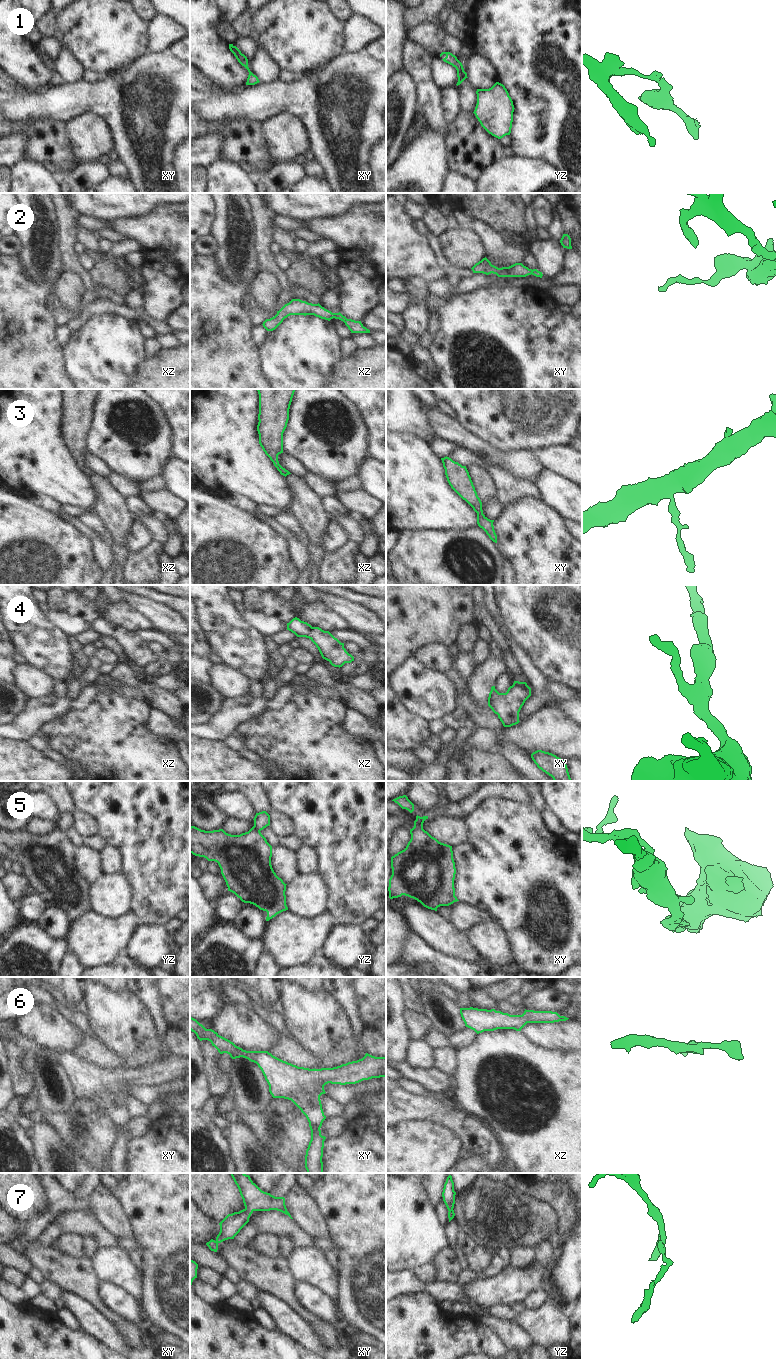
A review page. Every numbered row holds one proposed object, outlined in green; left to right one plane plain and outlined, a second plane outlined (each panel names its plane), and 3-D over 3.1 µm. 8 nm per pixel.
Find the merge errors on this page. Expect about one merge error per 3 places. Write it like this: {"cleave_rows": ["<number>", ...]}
{"cleave_rows": ["5"]}

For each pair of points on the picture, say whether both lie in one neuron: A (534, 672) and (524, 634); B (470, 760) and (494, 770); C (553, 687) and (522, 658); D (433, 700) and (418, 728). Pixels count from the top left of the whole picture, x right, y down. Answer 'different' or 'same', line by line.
A: different
B: same
C: different
D: different

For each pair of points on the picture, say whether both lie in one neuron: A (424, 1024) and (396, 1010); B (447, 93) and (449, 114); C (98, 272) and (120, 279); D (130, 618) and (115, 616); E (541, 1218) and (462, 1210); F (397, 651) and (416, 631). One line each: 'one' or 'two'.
A: two
B: one
C: one
D: one
E: one
F: one

